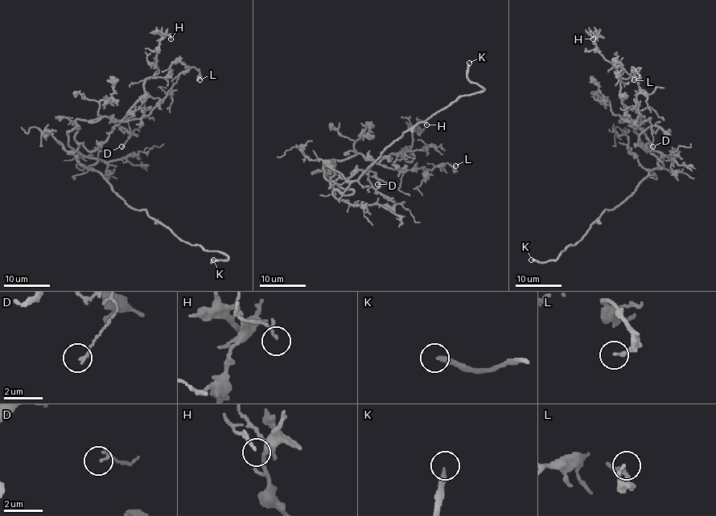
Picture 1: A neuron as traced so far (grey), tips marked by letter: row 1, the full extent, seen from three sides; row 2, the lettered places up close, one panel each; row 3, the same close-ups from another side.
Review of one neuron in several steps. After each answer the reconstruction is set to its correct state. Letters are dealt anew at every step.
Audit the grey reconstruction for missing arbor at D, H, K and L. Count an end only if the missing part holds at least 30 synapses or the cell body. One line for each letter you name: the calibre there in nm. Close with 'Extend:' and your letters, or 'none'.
K: Thickness 240 nm
Extend: K

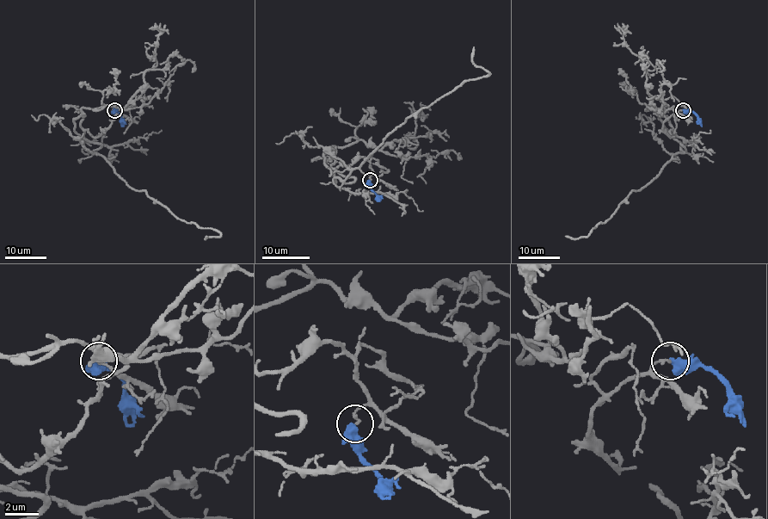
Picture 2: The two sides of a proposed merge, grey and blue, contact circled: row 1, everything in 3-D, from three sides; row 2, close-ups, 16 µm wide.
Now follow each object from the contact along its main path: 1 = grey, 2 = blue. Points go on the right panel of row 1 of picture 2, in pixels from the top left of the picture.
1: (683, 110), (663, 125), (669, 137), (672, 130), (683, 139), (683, 153), (632, 191), (588, 236), (565, 236)
2: (683, 110), (691, 110), (702, 126)

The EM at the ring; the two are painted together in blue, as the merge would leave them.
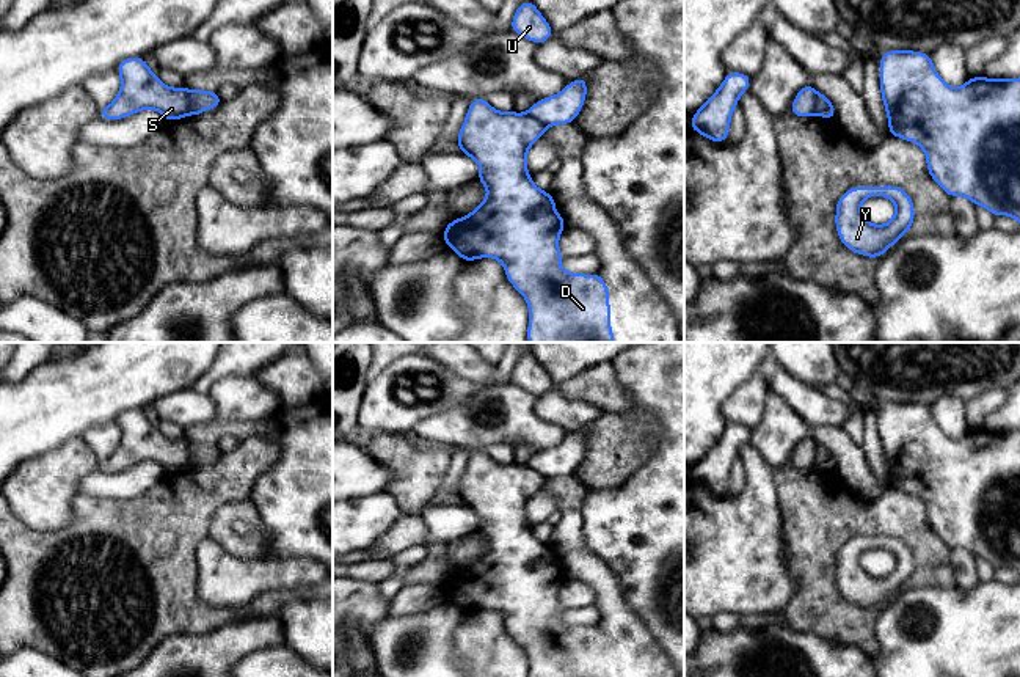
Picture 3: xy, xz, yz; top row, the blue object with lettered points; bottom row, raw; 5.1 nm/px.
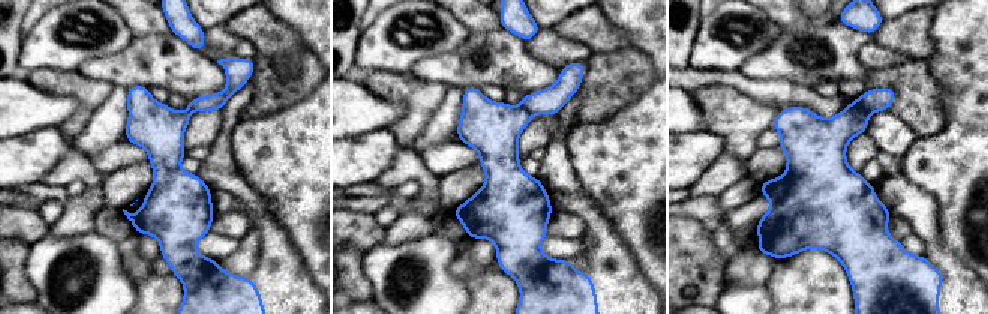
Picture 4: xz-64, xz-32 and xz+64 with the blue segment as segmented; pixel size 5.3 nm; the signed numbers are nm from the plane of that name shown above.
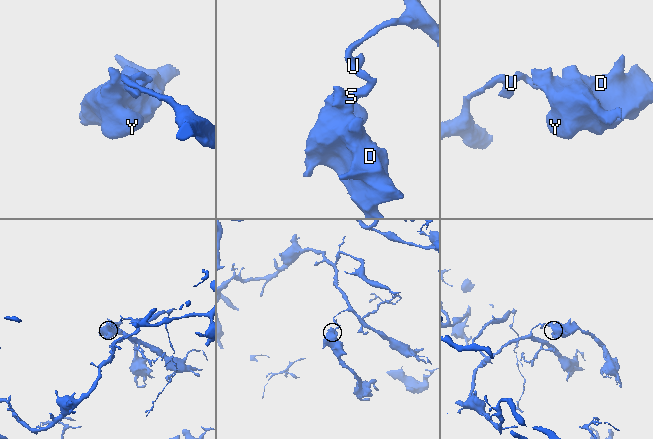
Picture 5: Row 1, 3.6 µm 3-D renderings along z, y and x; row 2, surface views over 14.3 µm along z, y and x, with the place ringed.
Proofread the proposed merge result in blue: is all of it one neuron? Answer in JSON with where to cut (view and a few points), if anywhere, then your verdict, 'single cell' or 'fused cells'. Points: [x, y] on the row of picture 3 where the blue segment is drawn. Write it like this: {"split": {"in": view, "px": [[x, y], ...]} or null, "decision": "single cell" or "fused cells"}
{"split": {"in": "xy", "px": [[185, 90], [192, 113]]}, "decision": "fused cells"}

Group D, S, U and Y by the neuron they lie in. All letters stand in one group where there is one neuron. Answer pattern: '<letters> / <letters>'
D S Y / U

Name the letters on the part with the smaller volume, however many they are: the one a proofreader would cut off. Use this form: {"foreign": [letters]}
{"foreign": ["D", "S", "Y"]}

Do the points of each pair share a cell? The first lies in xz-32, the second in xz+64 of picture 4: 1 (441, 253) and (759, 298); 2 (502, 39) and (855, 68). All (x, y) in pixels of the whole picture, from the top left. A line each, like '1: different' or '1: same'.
1: same
2: same

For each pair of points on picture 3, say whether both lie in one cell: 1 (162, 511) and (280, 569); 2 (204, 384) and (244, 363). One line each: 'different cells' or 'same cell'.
1: different cells
2: same cell

